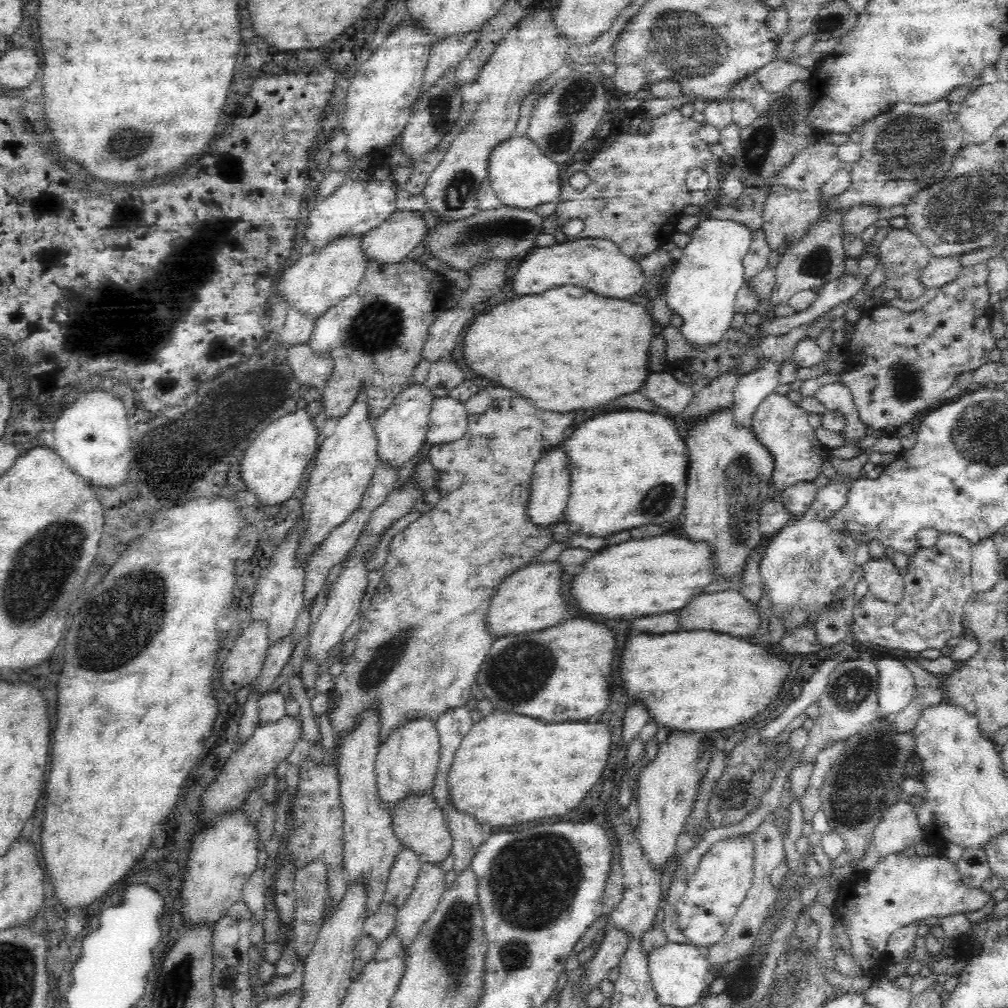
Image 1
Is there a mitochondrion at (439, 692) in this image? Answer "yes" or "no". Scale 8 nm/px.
no

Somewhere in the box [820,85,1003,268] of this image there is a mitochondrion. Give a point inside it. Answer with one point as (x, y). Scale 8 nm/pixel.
(910, 146)

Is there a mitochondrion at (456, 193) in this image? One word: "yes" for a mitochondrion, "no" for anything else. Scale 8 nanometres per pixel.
yes

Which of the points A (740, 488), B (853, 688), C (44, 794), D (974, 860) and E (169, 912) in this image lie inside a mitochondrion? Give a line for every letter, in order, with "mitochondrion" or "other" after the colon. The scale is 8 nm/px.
A: mitochondrion
B: mitochondrion
C: other
D: other
E: other

